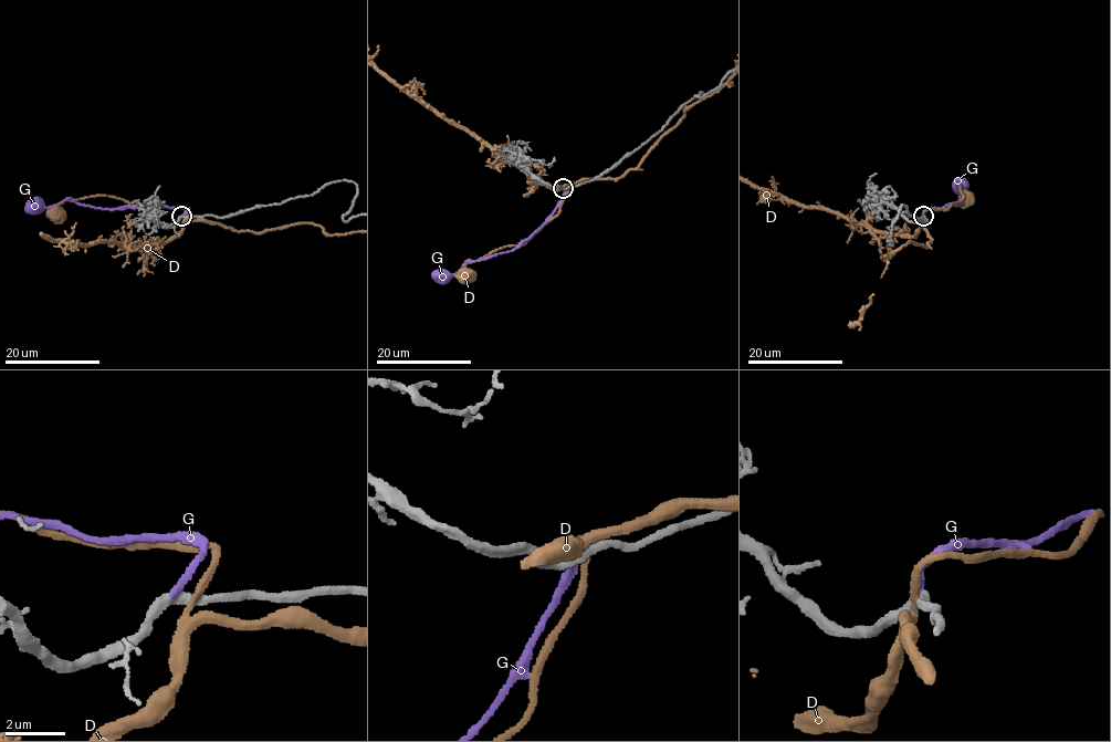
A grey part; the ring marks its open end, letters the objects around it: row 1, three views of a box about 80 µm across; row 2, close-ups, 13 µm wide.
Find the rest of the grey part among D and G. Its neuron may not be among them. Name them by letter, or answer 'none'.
G

